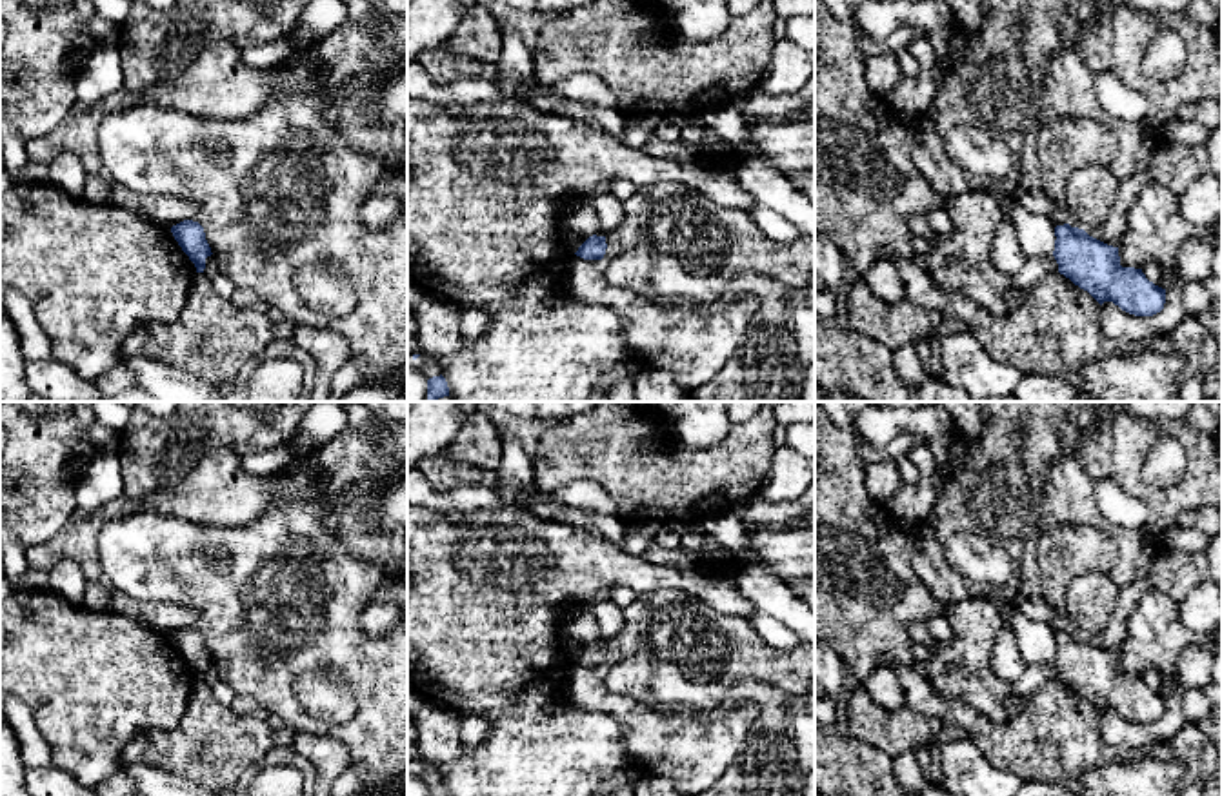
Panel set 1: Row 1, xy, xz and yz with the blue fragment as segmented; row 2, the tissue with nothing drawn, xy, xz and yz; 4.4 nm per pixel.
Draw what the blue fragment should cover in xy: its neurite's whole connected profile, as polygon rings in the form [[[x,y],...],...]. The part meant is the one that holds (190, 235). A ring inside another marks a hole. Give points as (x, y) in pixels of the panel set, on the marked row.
[[[184,220],[171,227],[171,233],[182,251],[195,264],[196,273],[204,273],[205,258],[211,256],[211,247],[205,240],[204,227],[198,222]]]

